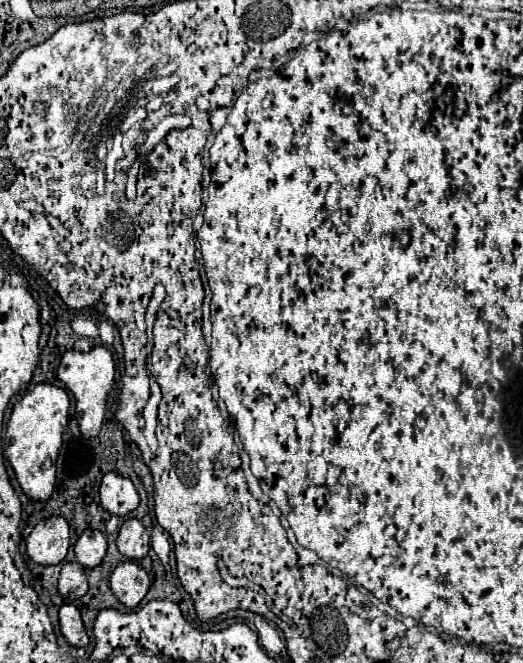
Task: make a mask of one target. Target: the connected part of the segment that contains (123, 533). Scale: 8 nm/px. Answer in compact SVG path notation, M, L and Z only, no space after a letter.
M131 517L119 527L117 547L129 559L143 559L149 553L149 531L141 521Z

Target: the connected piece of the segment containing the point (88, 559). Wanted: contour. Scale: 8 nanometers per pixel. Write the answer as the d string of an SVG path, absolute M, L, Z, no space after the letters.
M85 529L75 543L77 563L87 569L97 567L103 561L105 551L107 551L107 541L105 541L103 533L95 531L95 529Z

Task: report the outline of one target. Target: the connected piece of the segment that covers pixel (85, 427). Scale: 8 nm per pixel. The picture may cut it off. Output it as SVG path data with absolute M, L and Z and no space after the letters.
M97 345L87 353L67 351L63 355L61 363L59 363L57 377L75 397L75 419L77 419L79 429L81 429L85 439L97 437L97 433L101 429L101 423L103 423L103 417L105 417L107 395L109 395L109 391L113 387L113 375L115 375L113 357L103 345Z

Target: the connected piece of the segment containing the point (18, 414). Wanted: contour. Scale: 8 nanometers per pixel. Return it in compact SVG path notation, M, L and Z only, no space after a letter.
M35 385L13 407L7 433L5 457L9 459L23 493L37 501L47 501L55 487L55 461L61 449L63 429L69 415L69 397L55 385Z

